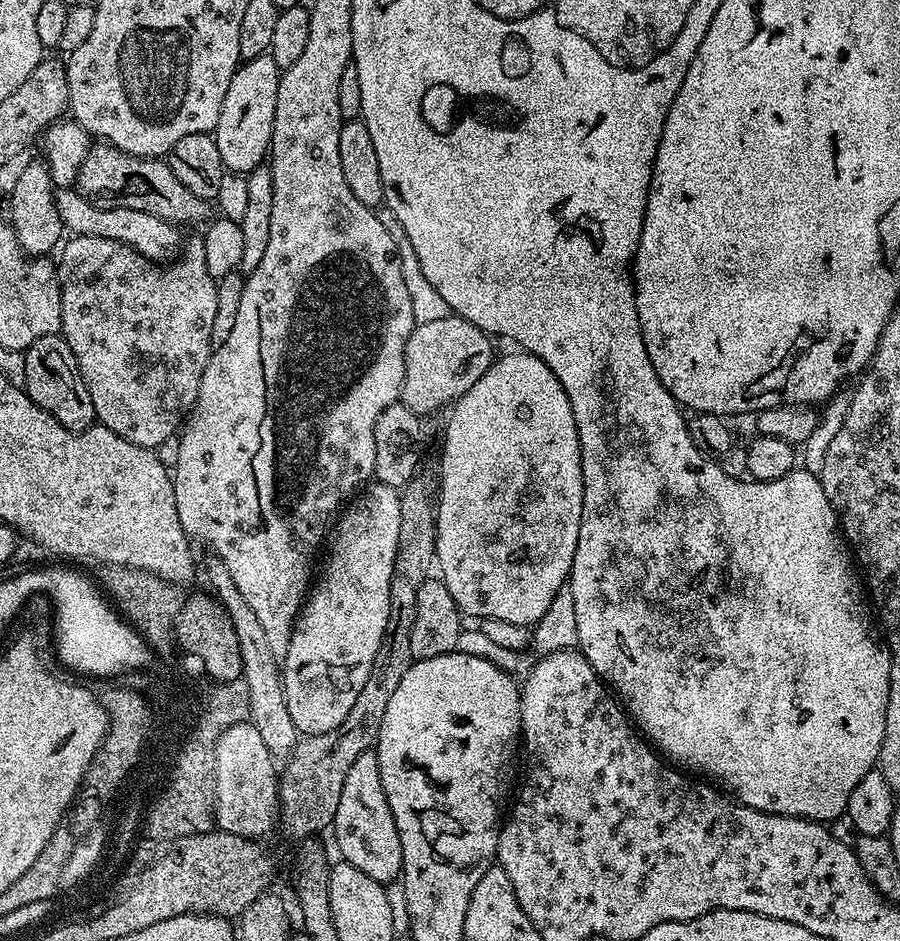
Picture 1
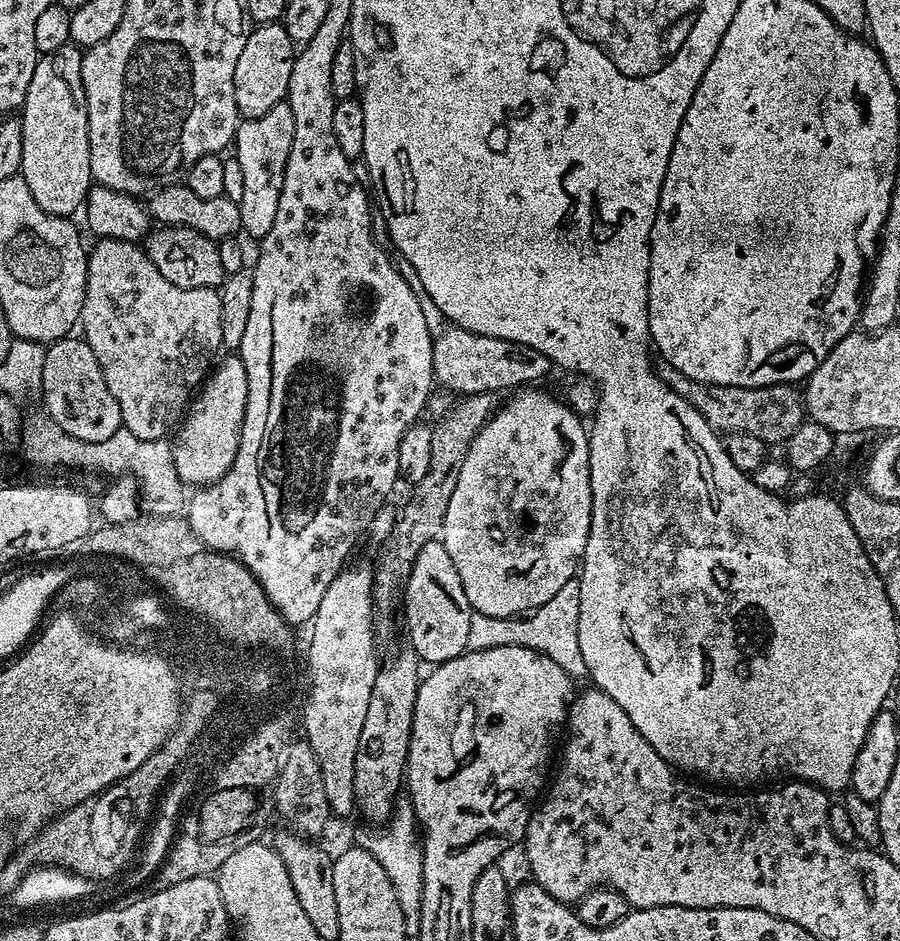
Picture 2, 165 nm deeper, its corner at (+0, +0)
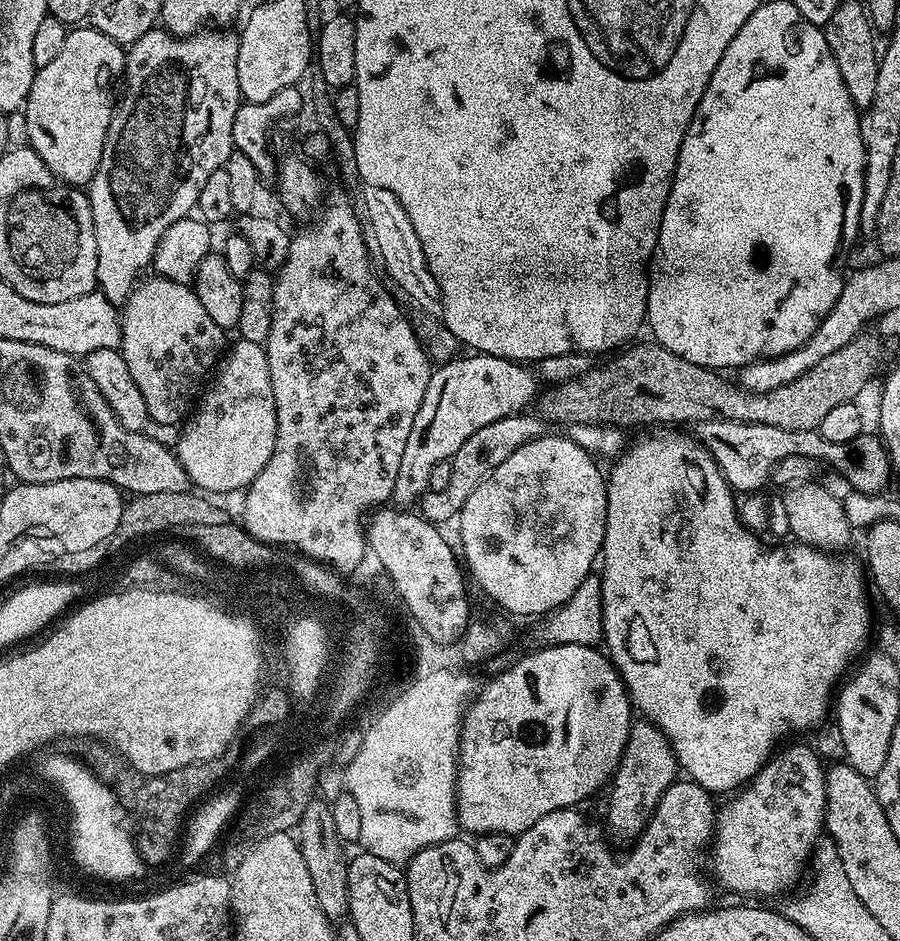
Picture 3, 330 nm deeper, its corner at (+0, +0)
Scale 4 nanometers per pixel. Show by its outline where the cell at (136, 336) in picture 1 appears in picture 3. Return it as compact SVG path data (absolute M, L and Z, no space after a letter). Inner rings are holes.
M159 274L153 277L153 280L145 279L137 283L129 294L128 301L122 306L118 351L124 355L124 361L126 366L130 366L134 382L138 382L138 390L142 390L142 396L146 398L149 421L156 426L179 425L193 411L202 385L217 367L226 348L226 332L218 326L218 322L214 322L214 318L210 318L210 314L206 314L206 306L202 306L202 302L189 285L167 280Z

